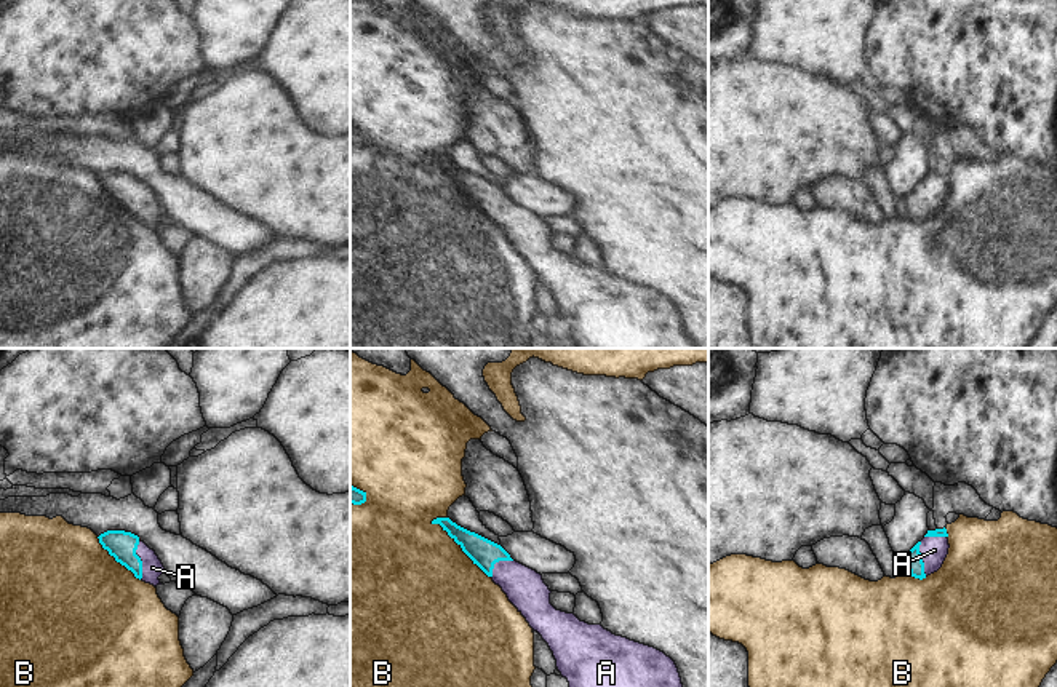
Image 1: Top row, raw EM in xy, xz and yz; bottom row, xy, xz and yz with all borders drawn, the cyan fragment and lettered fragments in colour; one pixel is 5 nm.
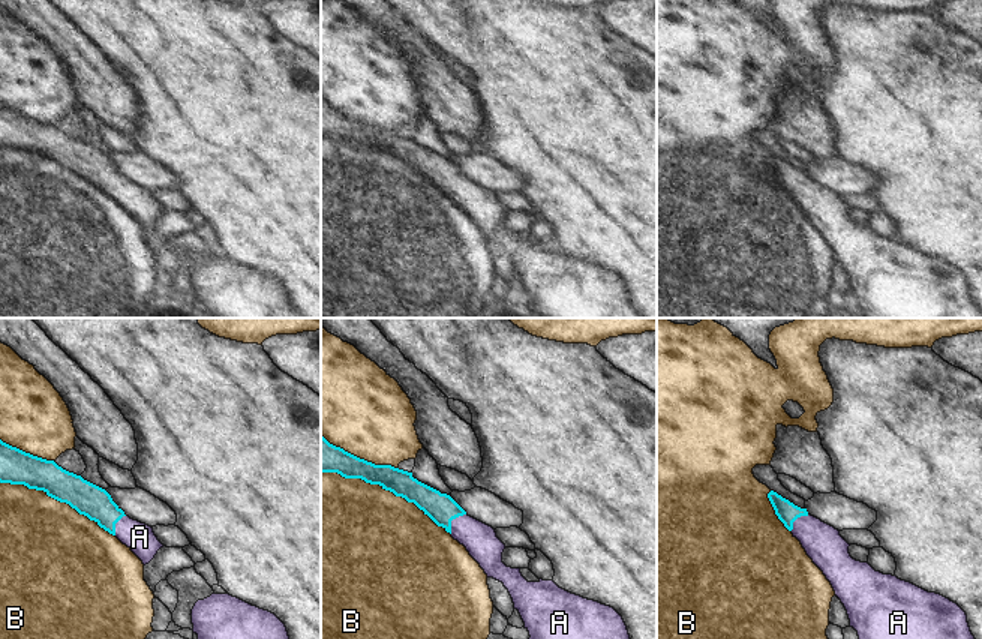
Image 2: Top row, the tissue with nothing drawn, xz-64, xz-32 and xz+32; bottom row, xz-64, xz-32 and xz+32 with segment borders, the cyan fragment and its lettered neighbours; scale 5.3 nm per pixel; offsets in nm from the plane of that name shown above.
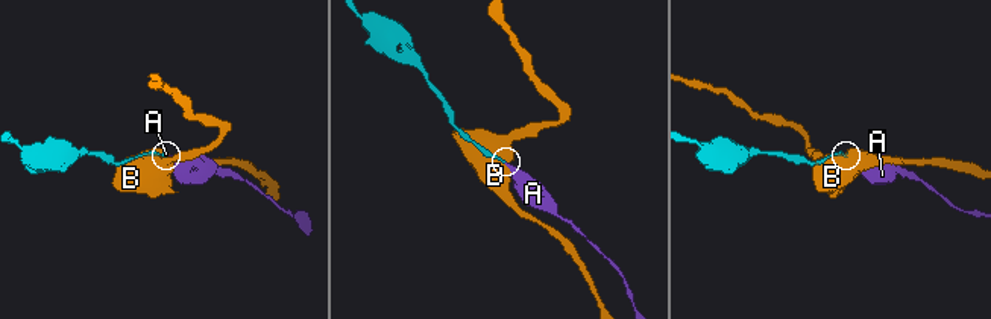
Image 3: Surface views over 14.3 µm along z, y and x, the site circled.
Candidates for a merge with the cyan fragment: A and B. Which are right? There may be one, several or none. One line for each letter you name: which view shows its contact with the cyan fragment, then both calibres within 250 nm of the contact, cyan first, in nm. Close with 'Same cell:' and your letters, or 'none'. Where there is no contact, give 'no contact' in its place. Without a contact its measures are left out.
A: xy | 150/110 nm
Same cell: A

